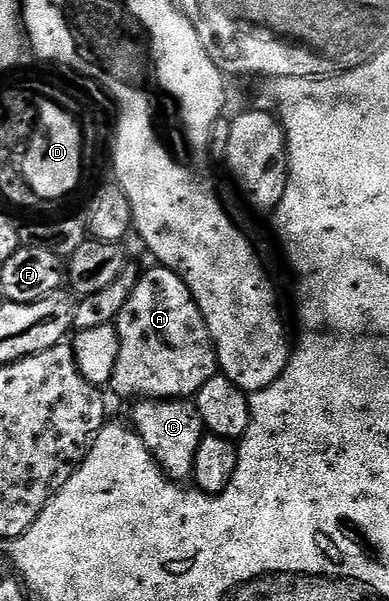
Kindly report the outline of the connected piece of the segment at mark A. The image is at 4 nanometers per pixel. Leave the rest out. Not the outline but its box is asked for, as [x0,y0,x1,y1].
[110,267,217,403]

